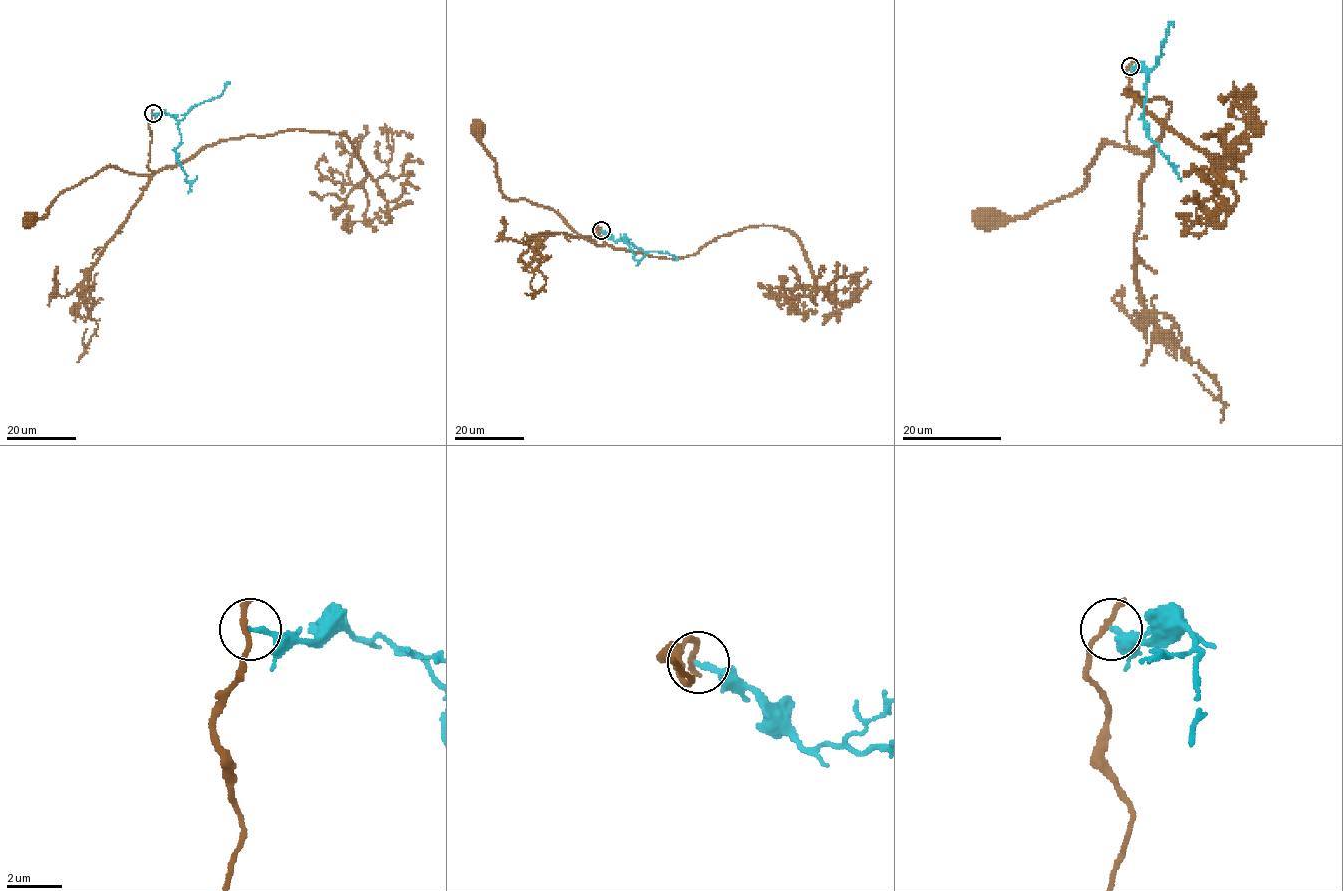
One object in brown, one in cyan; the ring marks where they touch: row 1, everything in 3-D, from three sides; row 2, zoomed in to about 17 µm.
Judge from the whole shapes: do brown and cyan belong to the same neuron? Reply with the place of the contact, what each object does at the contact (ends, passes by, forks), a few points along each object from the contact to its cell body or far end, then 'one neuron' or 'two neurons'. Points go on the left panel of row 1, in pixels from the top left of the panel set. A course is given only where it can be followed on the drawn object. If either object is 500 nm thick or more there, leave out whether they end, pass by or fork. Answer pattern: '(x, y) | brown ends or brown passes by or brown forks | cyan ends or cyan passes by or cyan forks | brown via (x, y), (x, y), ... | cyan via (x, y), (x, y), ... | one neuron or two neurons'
(153, 113) | brown ends | cyan ends | brown via (152, 113), (148, 167), (156, 172), (135, 174), (107, 167), (66, 188), (41, 218), (31, 222) | cyan via (153, 113), (165, 113), (178, 122), (181, 136), (176, 158), (187, 181), (194, 182), (197, 176) | two neurons

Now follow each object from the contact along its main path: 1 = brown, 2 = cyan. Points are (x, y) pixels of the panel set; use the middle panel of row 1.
1: (600, 230), (596, 228), (604, 243), (594, 244), (546, 207), (528, 200), (508, 200), (479, 129)
2: (601, 230), (615, 240), (629, 239), (623, 239), (635, 260), (642, 260), (645, 255)

